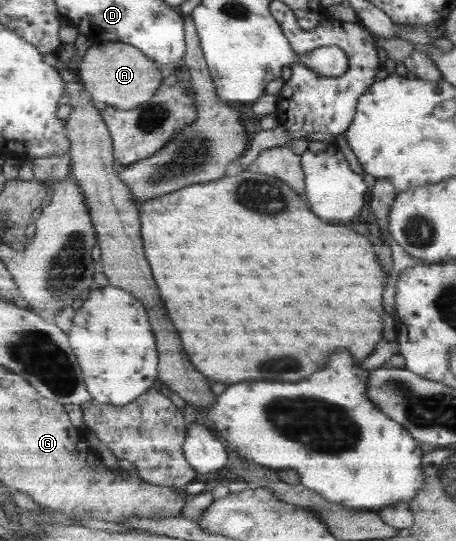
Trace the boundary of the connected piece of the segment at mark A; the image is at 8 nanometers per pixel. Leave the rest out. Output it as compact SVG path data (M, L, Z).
M100 40L76 65L81 71L81 80L87 93L94 96L94 100L125 110L135 110L149 103L164 84L164 74L159 63L141 48L126 42Z

